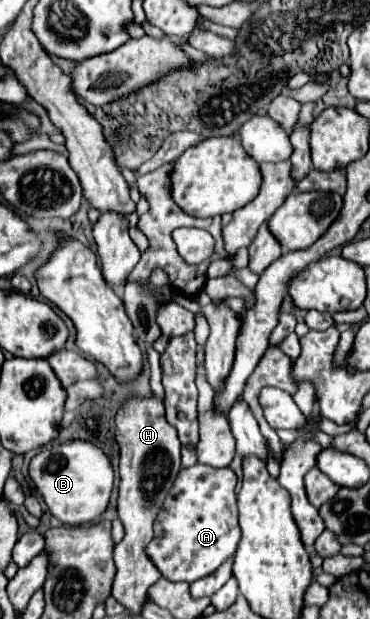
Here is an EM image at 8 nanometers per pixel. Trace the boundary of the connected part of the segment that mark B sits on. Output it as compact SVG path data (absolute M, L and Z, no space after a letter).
M71 439L59 445L47 445L39 451L29 463L29 477L35 483L37 491L43 495L51 515L55 515L65 525L81 525L95 521L109 503L113 487L113 467L109 457L97 445Z

